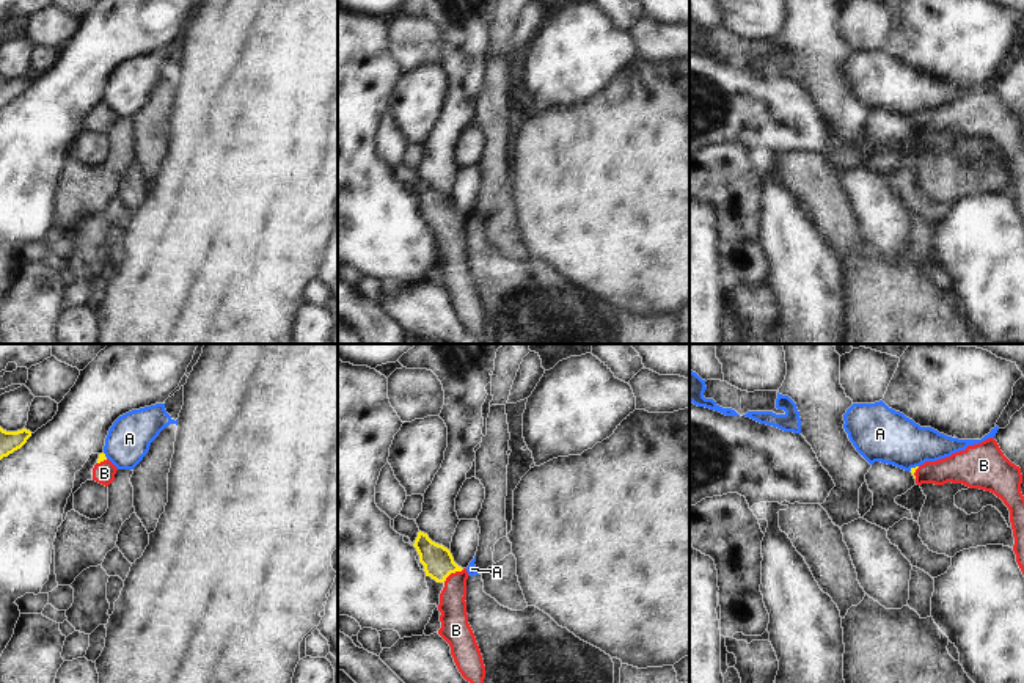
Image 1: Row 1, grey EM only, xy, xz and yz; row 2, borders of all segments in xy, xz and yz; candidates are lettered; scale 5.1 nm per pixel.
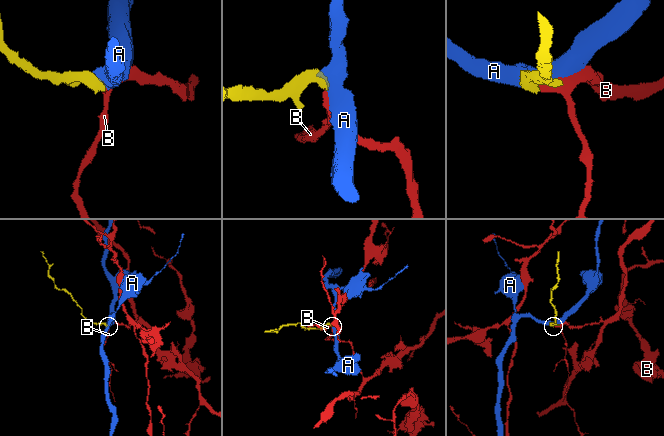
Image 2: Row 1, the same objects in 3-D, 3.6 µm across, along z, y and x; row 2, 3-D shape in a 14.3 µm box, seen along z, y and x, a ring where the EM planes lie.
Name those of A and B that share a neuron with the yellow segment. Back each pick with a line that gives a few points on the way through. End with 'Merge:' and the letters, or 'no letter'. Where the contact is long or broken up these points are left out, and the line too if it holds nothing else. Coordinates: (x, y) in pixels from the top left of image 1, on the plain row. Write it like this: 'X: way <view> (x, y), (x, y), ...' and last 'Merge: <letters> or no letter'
B: way xz (438, 212), (445, 219), (453, 220), (454, 269)
Merge: B

